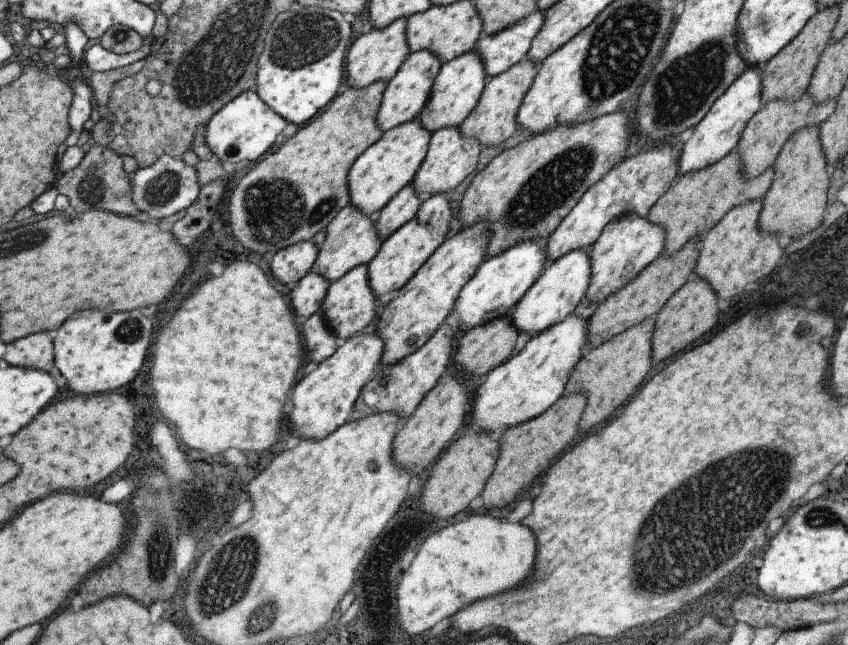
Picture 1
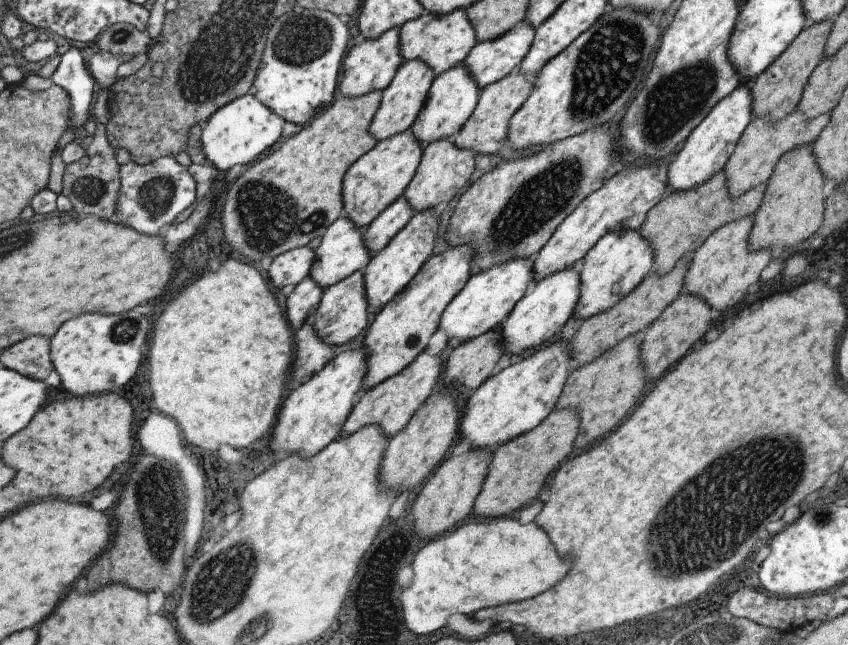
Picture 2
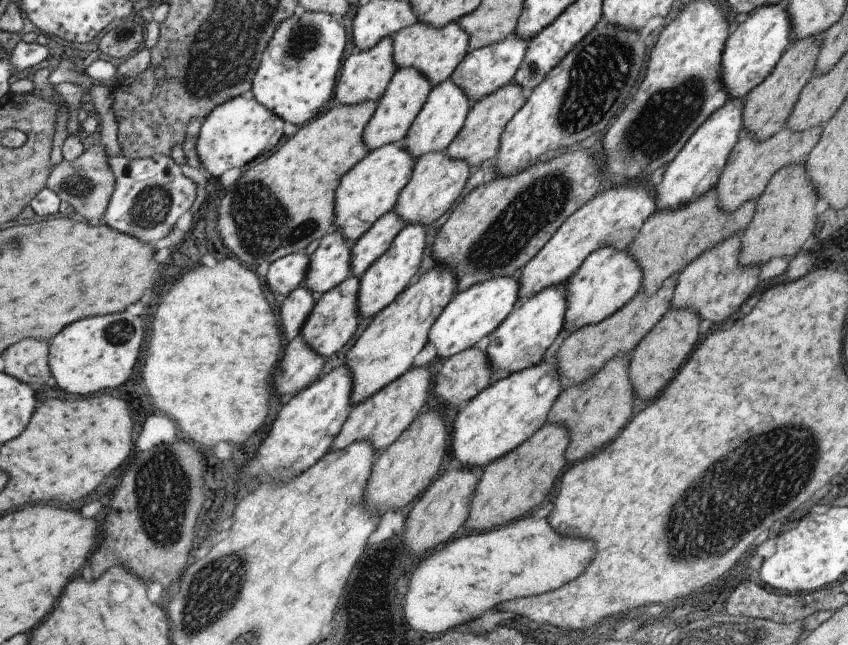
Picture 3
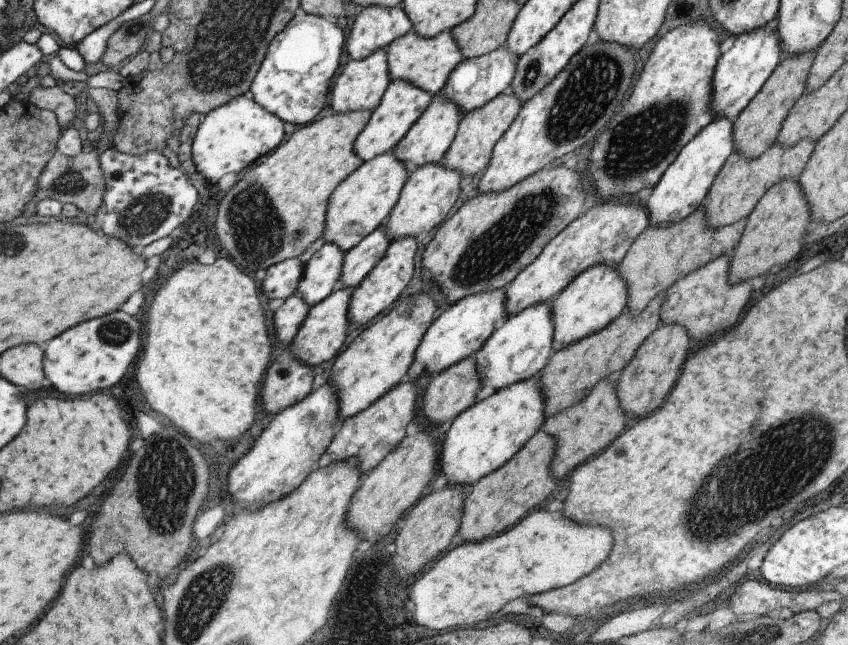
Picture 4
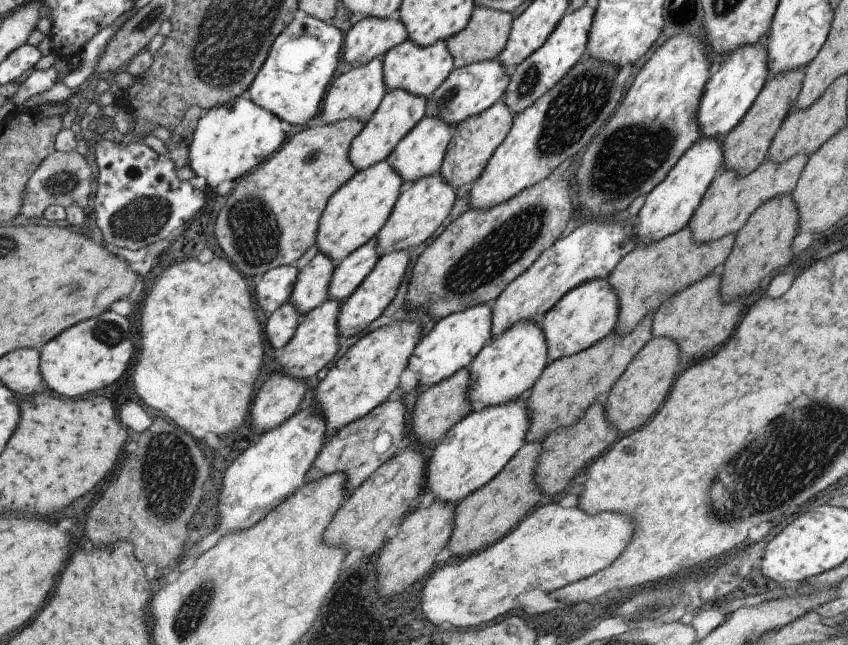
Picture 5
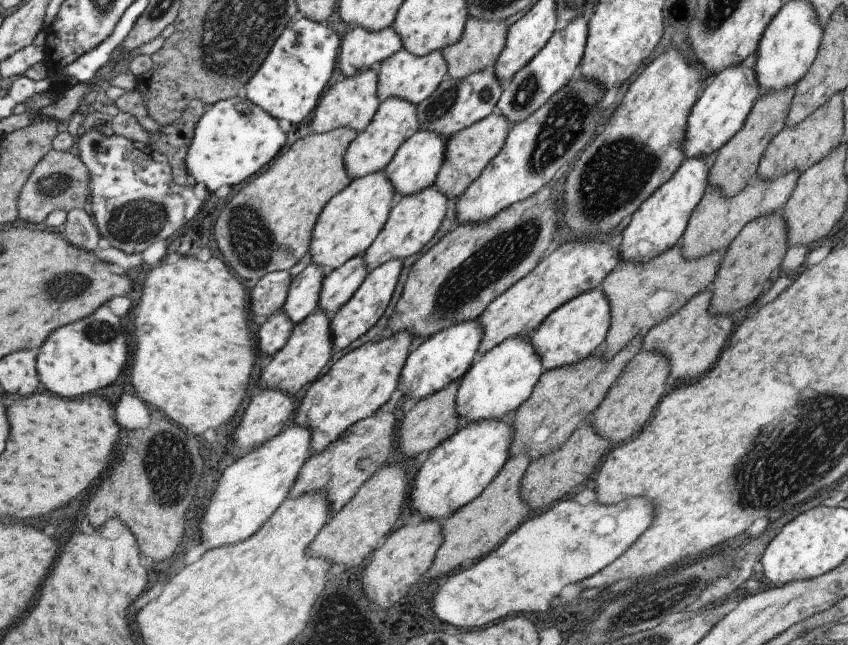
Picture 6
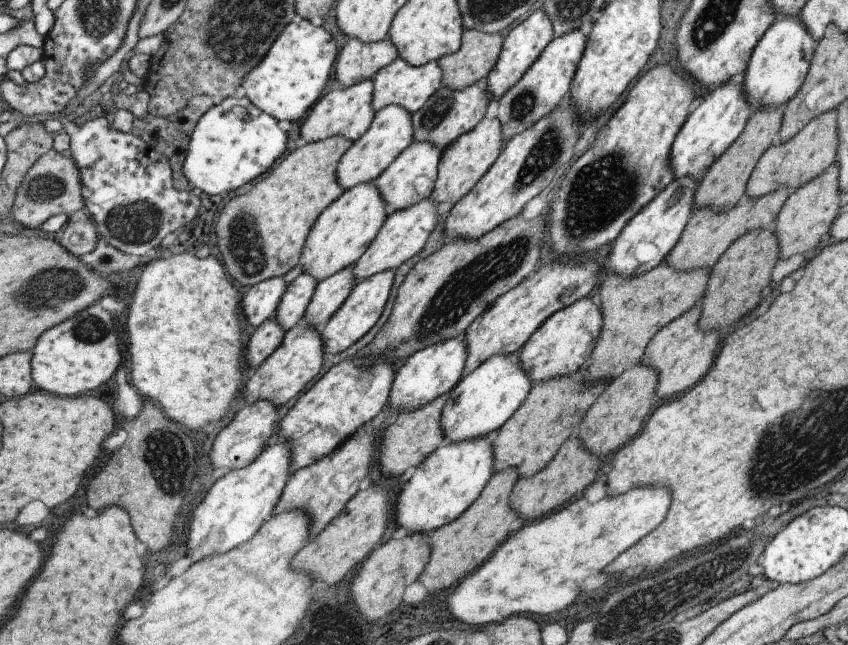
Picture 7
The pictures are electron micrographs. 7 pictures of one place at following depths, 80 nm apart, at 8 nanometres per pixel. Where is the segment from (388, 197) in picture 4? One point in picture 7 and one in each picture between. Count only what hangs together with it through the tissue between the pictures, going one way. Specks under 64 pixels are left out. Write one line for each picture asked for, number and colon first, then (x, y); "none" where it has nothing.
5: (354, 213)
6: (348, 223)
7: (340, 234)

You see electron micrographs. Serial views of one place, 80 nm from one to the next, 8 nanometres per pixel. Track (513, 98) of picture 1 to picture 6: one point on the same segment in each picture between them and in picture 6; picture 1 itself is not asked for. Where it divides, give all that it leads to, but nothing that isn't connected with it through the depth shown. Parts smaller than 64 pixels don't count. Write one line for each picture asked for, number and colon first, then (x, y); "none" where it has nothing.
2: (484, 132)
3: (477, 140)
4: (477, 131)
5: (472, 142)
6: (468, 151)

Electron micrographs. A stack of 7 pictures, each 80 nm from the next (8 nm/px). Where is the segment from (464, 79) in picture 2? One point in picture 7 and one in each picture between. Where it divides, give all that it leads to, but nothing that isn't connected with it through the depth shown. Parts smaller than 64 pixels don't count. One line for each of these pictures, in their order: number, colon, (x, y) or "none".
3: (443, 113)
4: (425, 143)
5: (419, 153)
6: (413, 167)
7: (409, 179)

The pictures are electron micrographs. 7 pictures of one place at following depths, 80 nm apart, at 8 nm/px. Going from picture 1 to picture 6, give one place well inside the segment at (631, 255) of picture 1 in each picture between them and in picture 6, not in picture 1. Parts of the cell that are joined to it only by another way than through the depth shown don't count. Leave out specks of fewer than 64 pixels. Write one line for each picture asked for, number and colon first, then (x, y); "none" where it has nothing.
2: (617, 262)
3: (607, 279)
4: (594, 298)
5: (583, 316)
6: (572, 332)

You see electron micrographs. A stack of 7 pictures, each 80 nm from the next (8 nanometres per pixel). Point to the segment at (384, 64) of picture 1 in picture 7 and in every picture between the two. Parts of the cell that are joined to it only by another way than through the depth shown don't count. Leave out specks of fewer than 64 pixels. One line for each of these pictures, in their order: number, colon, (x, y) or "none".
2: (369, 66)
3: (364, 76)
4: (359, 86)
5: (355, 94)
6: (351, 103)
7: (347, 112)

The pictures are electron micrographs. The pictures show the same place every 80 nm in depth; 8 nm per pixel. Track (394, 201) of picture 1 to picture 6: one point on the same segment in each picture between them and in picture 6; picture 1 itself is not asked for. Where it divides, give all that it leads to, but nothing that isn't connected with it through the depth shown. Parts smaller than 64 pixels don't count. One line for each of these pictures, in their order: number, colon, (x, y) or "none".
2: (386, 224)
3: (368, 247)
4: (357, 261)
5: (348, 273)
6: (337, 287)

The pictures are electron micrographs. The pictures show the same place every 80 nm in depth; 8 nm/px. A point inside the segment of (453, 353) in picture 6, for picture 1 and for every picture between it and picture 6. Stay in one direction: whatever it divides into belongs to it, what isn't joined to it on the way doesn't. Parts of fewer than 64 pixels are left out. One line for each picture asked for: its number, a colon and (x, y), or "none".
1: (499, 282)
2: (487, 297)
3: (470, 316)
4: (458, 332)
5: (451, 344)

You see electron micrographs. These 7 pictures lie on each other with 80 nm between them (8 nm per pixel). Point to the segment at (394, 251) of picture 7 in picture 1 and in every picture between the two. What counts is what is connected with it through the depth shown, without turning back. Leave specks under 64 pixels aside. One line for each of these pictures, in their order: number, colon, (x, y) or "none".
1: (450, 157)
2: (443, 168)
3: (435, 181)
4: (428, 193)
5: (421, 206)
6: (412, 220)

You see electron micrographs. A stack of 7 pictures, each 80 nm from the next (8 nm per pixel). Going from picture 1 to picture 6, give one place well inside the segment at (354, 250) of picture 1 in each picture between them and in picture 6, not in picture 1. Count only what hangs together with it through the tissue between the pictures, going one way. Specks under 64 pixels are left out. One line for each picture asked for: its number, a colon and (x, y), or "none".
2: (340, 252)
3: (329, 264)
4: (320, 274)
5: (309, 290)
6: (301, 299)

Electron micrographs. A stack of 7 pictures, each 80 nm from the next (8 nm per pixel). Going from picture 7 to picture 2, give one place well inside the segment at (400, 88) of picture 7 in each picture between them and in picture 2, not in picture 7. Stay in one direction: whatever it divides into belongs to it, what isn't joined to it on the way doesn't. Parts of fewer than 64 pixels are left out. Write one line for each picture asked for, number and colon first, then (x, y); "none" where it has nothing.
2: (441, 41)
3: (435, 53)
4: (426, 63)
5: (419, 71)
6: (402, 75)

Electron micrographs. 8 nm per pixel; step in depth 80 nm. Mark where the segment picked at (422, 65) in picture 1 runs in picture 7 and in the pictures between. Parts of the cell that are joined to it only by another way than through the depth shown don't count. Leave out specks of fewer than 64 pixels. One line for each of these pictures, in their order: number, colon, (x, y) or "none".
2: (400, 103)
3: (407, 90)
4: (400, 105)
5: (398, 112)
6: (394, 121)
7: (389, 132)

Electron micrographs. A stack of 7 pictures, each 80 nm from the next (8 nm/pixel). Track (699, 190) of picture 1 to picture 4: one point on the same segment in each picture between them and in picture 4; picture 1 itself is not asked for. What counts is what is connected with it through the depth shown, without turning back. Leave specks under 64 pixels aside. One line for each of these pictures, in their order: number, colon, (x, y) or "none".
2: (676, 226)
3: (667, 242)
4: (659, 256)

